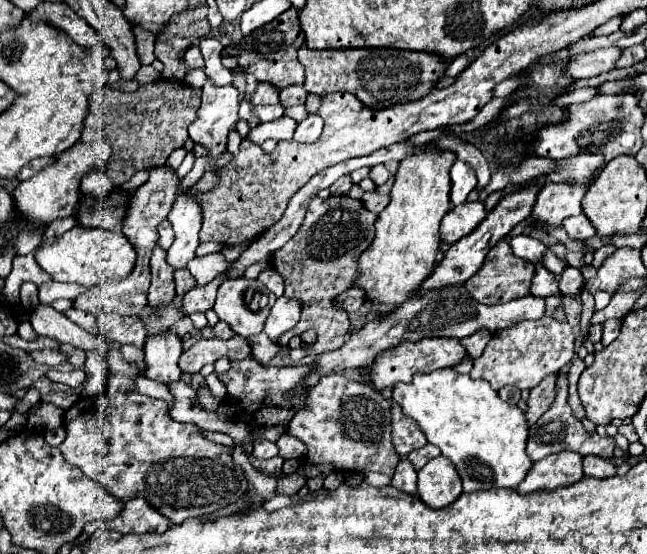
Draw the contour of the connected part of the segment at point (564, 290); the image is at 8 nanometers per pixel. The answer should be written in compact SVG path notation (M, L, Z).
M567 266L561 280L559 280L559 290L563 296L577 296L581 292L581 286L583 286L583 276L577 268L571 268Z

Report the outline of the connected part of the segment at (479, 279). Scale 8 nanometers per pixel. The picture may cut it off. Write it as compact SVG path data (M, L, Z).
M501 240L485 258L483 268L471 276L465 286L471 292L471 296L481 302L481 304L503 304L515 298L523 298L529 294L529 286L531 286L531 278L535 274L535 266L519 256L513 254L511 246L507 240Z

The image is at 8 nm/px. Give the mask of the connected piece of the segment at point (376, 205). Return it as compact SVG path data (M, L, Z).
M377 190L365 192L363 198L361 198L361 202L365 204L365 208L371 210L371 212L375 212L375 214L379 214L379 212L389 204L389 200L391 200L389 194L379 194Z

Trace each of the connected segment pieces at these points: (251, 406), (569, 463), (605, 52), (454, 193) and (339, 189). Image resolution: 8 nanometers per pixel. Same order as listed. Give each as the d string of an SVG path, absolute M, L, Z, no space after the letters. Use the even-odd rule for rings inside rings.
M253 356L243 358L243 362L231 362L231 368L219 376L227 388L225 404L233 408L233 416L241 420L249 430L251 438L267 438L277 442L281 434L287 434L287 426L299 408L305 408L307 384L303 378L311 374L311 366L291 366L291 368L269 368L259 364ZM303 386L305 392L299 394L297 388Z
M557 452L533 464L517 492L531 494L539 490L557 490L559 486L575 484L583 478L583 456L577 452Z
M601 48L601 50L593 50L593 52L583 52L583 54L577 54L567 64L565 74L567 74L567 78L573 78L573 80L599 76L599 74L613 70L619 56L621 56L619 48Z
M455 160L455 164L451 166L451 204L463 204L467 194L477 186L477 178L475 178L475 170L463 162L463 160Z
M343 176L343 178L339 178L337 182L333 182L329 190L331 190L333 196L345 196L345 194L351 190L351 186L353 186L353 184L351 184L351 178L349 178L349 176Z

